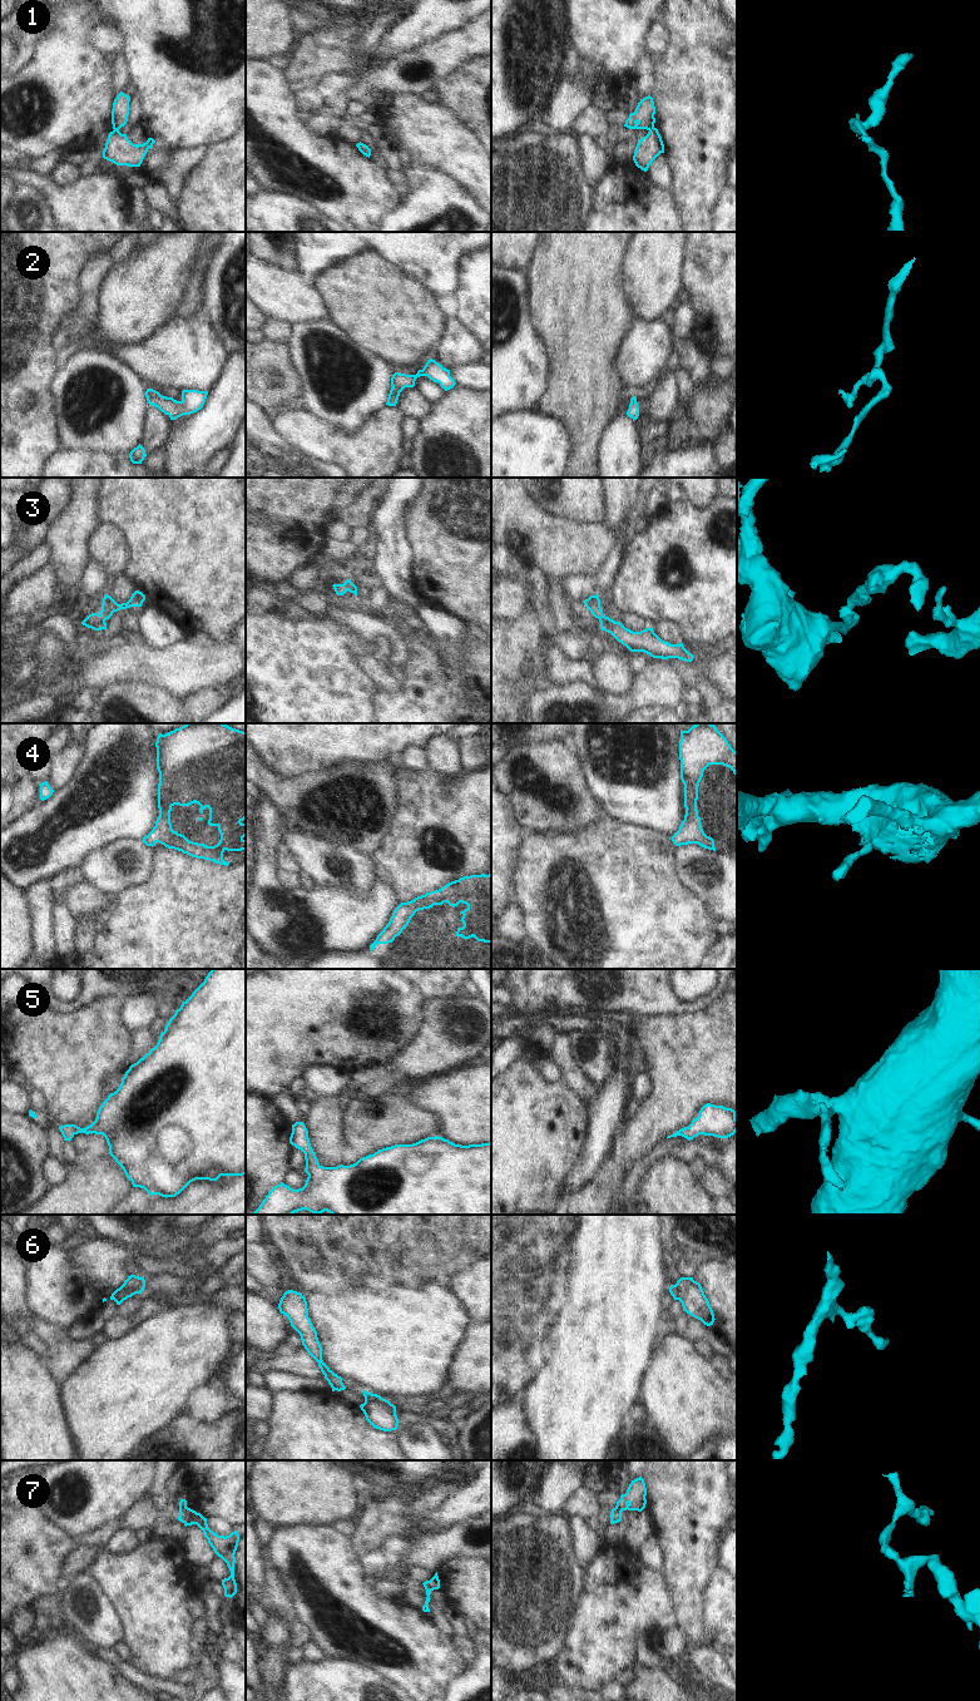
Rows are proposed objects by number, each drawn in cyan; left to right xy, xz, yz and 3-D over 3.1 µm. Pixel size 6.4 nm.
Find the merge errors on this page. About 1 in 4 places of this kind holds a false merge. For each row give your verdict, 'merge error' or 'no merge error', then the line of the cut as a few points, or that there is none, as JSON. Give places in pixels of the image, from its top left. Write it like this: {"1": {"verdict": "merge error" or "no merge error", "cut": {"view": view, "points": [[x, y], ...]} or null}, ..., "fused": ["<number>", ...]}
{"1": {"verdict": "merge error", "cut": {"view": "xy", "points": [[114, 129], [118, 130]]}}, "2": {"verdict": "no merge error", "cut": null}, "3": {"verdict": "no merge error", "cut": null}, "4": {"verdict": "no merge error", "cut": null}, "5": {"verdict": "no merge error", "cut": null}, "6": {"verdict": "merge error", "cut": {"view": "xz", "points": [[380, 1397], [365, 1403]]}}, "7": {"verdict": "merge error", "cut": {"view": "yz", "points": [[615, 1507], [622, 1511]]}}, "fused": ["1", "6", "7"]}

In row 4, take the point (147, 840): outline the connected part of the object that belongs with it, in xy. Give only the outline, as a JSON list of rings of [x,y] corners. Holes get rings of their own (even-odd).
[[[185,723],[165,735],[159,733],[155,742],[157,747],[157,768],[159,772],[158,783],[158,809],[159,816],[153,830],[143,837],[147,846],[155,846],[157,842],[168,849],[174,849],[192,857],[204,859],[219,865],[228,866],[229,862],[223,860],[223,852],[246,850],[246,732],[232,728],[224,723]],[[192,803],[201,806],[203,814],[206,807],[209,809],[208,825],[217,826],[221,840],[214,846],[207,846],[189,841],[184,835],[172,829],[170,811],[174,805],[189,806]]]

